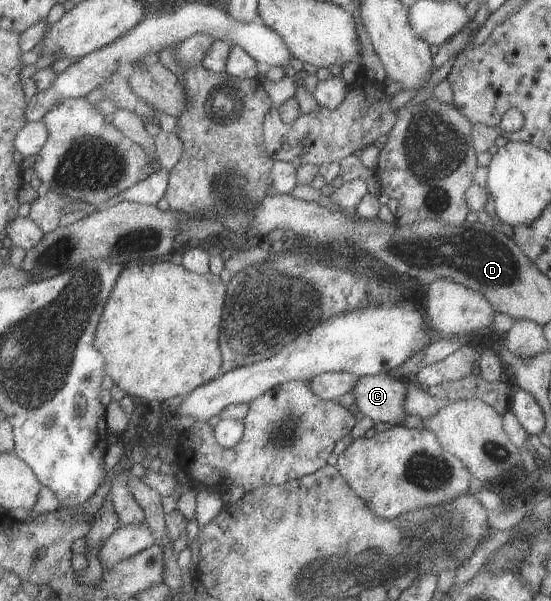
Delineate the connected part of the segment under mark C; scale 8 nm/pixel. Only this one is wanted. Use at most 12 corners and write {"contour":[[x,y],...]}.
{"contour":[[386,373],[362,376],[351,391],[374,423],[404,421],[406,386]]}

